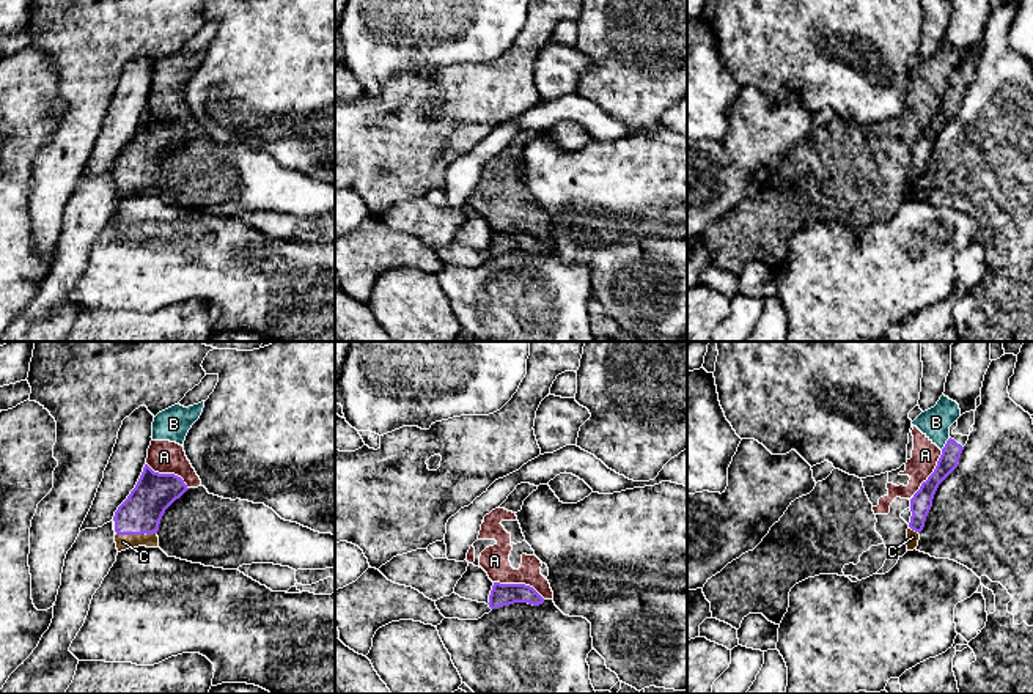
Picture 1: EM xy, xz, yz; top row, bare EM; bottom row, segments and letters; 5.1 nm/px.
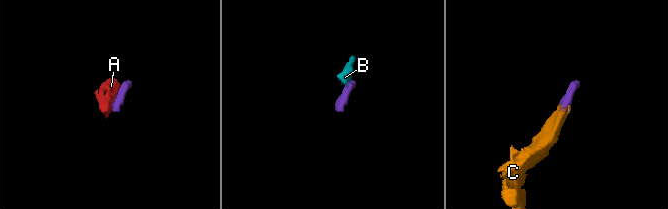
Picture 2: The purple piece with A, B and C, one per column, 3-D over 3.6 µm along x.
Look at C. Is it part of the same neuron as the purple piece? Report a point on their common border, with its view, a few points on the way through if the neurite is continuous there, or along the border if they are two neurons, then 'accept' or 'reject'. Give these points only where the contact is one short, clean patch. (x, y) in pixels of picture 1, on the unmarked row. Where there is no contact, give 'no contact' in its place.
contact xy (131, 181); way xy (140, 161), (131, 181), (123, 189); accept

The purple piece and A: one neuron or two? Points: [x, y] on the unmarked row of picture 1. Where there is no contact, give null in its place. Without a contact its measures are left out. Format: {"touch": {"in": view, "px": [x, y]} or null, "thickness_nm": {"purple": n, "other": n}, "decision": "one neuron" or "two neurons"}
{"touch": {"in": "xz", "px": [519, 232]}, "thickness_nm": {"purple": 110, "other": 150}, "decision": "two neurons"}

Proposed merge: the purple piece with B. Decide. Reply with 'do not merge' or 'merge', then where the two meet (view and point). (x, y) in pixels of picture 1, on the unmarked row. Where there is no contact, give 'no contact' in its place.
do not merge | yz (945, 92)

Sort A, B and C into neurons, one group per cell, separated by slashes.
A B / C

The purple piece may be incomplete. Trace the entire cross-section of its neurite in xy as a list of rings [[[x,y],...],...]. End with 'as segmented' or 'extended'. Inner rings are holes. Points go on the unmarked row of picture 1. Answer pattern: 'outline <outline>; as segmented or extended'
outline [[[145,112],[135,135],[113,164],[118,200],[138,194],[159,195],[160,167],[187,137],[181,124],[154,120]]]; extended

